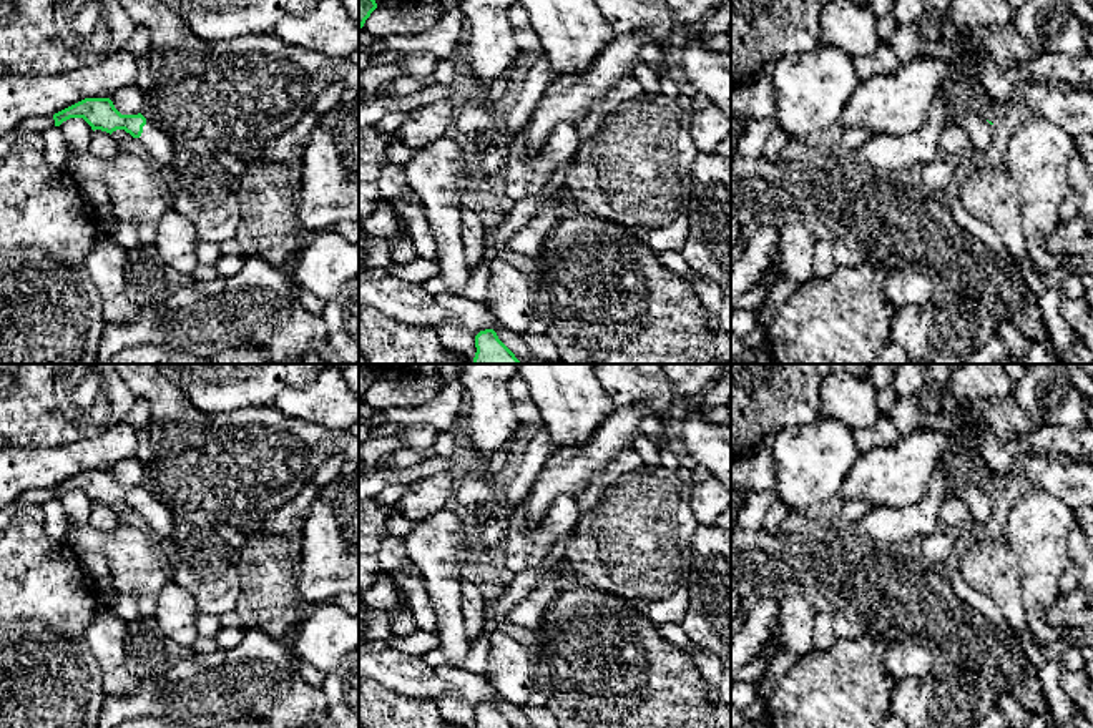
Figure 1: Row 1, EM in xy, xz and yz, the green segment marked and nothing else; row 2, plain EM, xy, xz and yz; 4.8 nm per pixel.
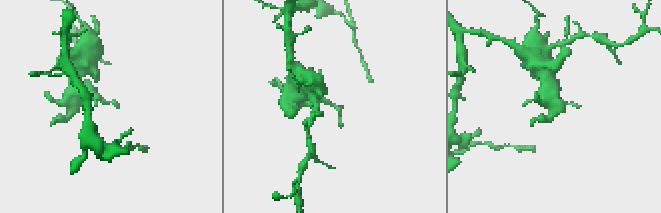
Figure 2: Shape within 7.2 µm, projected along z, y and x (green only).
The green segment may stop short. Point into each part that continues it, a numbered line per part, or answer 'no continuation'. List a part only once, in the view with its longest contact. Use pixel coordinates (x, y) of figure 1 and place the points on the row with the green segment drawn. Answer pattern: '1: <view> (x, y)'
1: xy (160, 147)

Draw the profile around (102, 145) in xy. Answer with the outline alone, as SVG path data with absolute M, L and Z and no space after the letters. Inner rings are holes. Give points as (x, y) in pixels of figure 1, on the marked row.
M95 130L91 133L88 151L93 156L110 161L118 155L120 150L121 150L121 145L118 145L110 133L101 130Z

